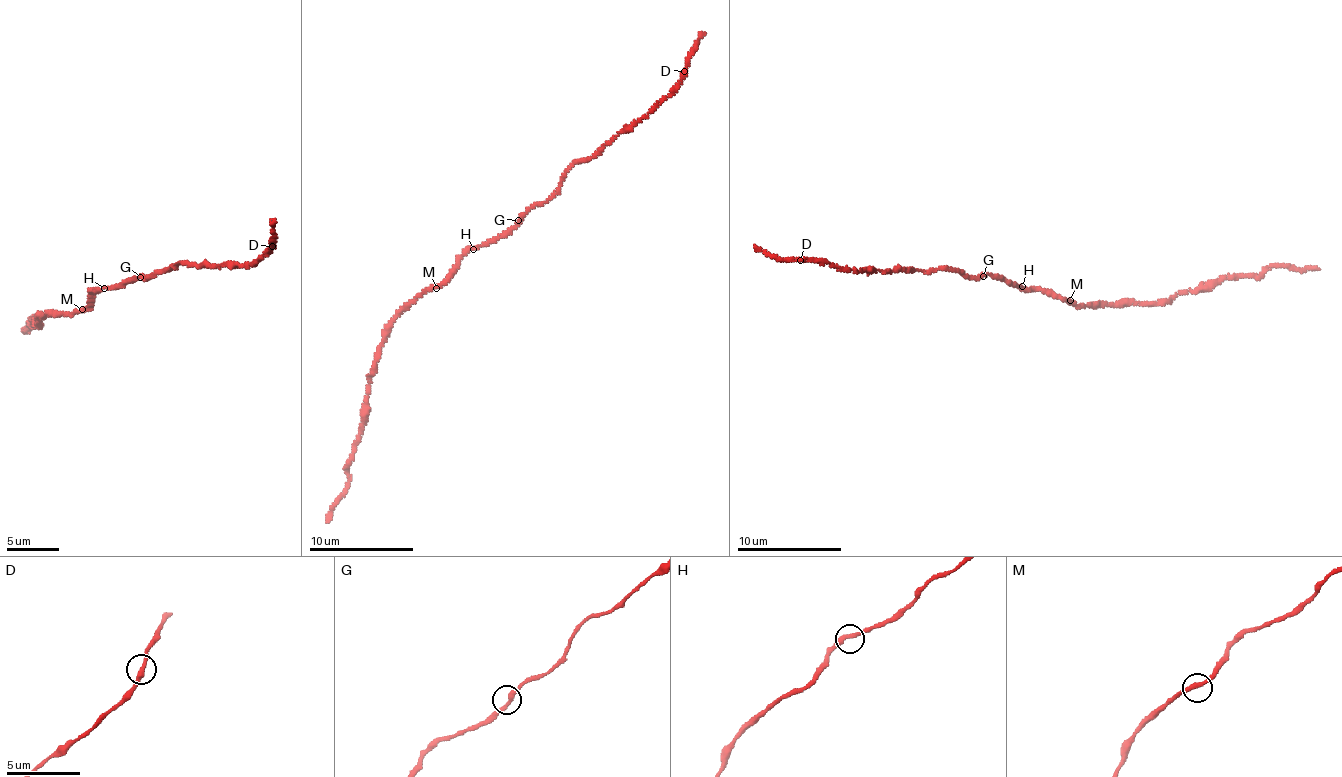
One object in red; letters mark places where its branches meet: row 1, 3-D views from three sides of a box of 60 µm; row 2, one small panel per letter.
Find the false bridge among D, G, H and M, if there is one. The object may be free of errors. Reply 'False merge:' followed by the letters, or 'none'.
False merge: none

